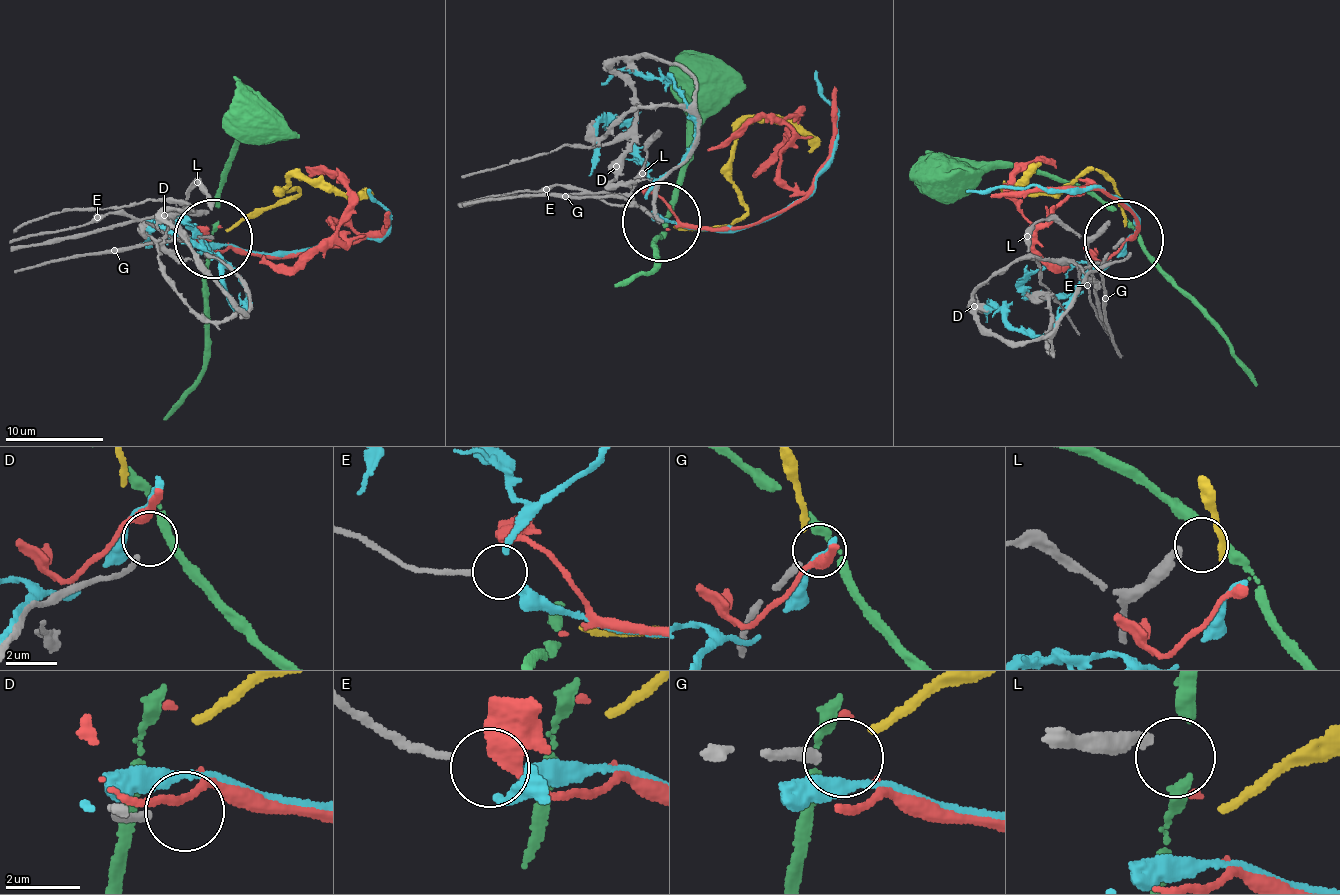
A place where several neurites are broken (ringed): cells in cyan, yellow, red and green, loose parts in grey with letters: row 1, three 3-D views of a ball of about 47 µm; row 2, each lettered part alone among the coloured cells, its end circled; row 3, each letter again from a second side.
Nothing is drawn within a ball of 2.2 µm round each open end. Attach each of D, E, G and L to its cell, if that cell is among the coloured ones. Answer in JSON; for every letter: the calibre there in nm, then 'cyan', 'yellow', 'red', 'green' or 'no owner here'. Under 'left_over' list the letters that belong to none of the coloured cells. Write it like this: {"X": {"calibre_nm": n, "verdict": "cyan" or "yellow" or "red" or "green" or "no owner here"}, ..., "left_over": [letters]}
{"D": {"calibre_nm": 220, "verdict": "no owner here"}, "E": {"calibre_nm": 190, "verdict": "cyan"}, "G": {"calibre_nm": 320, "verdict": "no owner here"}, "L": {"calibre_nm": 300, "verdict": "red"}, "left_over": ["D", "G"]}

